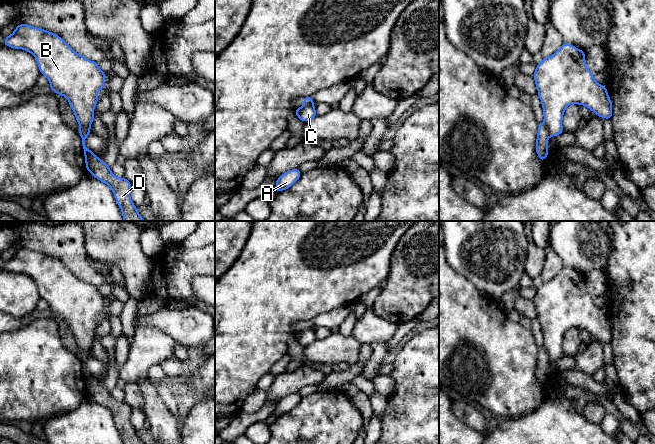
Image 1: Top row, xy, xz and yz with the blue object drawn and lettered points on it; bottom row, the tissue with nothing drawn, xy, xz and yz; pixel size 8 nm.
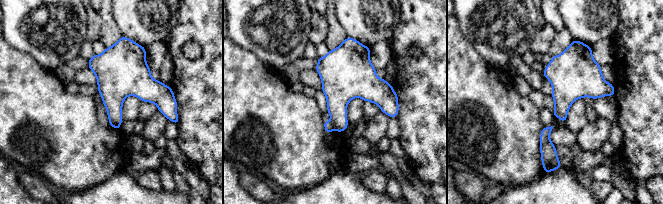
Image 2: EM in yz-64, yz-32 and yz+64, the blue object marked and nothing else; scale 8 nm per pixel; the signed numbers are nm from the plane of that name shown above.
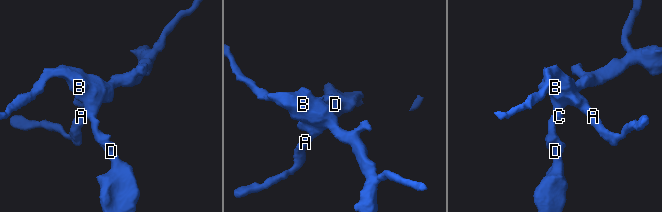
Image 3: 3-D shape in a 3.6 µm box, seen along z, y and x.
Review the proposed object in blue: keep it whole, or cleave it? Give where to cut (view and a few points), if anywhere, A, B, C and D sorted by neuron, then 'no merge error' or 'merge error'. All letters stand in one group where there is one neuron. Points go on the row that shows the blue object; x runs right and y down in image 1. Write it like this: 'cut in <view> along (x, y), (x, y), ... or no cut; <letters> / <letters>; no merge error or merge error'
cut in yz along (544, 122), (550, 135); A B C / D; merge error

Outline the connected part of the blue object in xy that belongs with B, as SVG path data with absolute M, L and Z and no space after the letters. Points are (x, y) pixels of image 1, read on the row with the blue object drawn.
M29 24L17 25L15 31L5 37L4 45L31 53L36 58L40 73L49 80L52 92L65 96L79 126L90 130L95 117L94 107L99 101L97 92L104 88L106 75L97 62L76 53L60 36Z

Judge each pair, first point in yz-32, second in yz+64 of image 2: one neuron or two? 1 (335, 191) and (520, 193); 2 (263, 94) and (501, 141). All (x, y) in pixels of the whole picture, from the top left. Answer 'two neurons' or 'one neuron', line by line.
1: one neuron
2: one neuron

